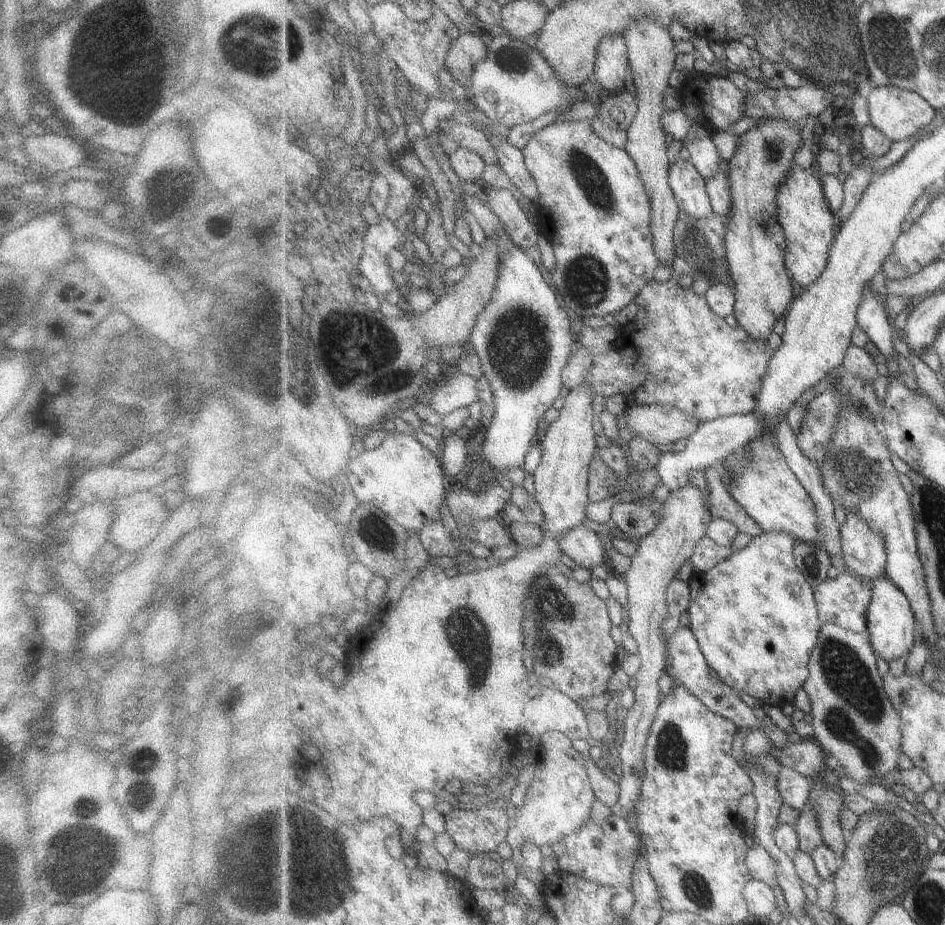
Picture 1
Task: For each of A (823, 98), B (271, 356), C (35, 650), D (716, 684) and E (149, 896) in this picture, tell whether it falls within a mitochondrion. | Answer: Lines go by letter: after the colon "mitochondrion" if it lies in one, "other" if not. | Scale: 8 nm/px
A: mitochondrion
B: mitochondrion
C: other
D: other
E: other

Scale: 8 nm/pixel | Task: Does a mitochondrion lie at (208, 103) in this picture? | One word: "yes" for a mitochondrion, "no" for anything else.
no

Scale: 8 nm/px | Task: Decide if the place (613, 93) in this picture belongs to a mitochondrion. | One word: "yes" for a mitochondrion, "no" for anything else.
no

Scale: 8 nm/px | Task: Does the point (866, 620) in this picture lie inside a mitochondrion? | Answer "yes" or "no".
no

